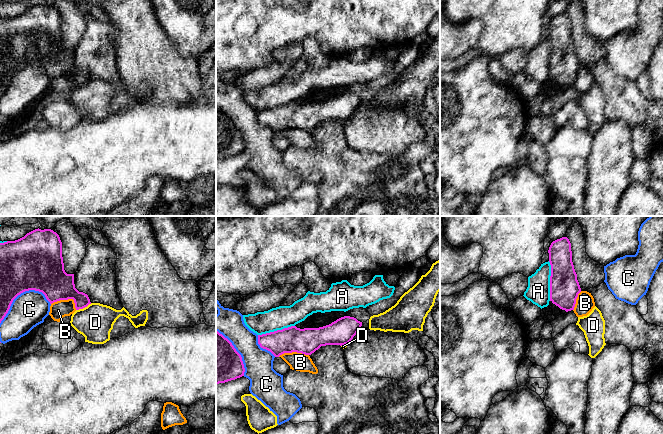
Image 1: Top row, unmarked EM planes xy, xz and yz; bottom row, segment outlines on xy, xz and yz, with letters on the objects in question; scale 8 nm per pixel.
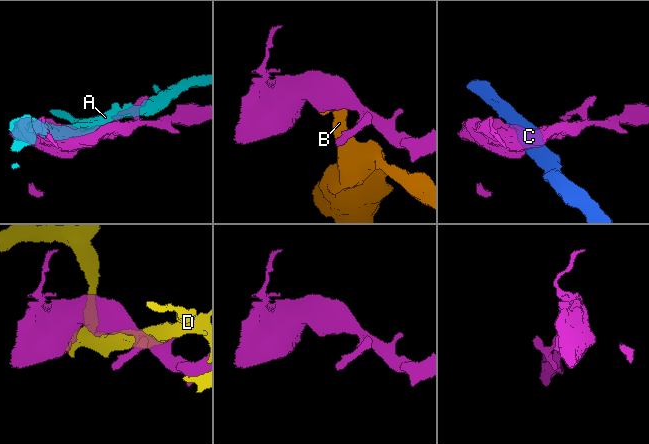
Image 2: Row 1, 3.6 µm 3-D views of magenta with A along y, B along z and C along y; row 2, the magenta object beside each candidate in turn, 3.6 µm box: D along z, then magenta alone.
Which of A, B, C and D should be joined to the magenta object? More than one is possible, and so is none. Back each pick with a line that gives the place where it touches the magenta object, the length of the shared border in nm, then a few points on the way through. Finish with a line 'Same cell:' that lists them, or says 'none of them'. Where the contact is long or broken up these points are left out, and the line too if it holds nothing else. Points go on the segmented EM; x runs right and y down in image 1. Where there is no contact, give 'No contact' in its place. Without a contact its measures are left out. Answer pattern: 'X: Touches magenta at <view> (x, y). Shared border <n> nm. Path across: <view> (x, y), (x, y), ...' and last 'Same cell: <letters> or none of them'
Same cell: none of them

